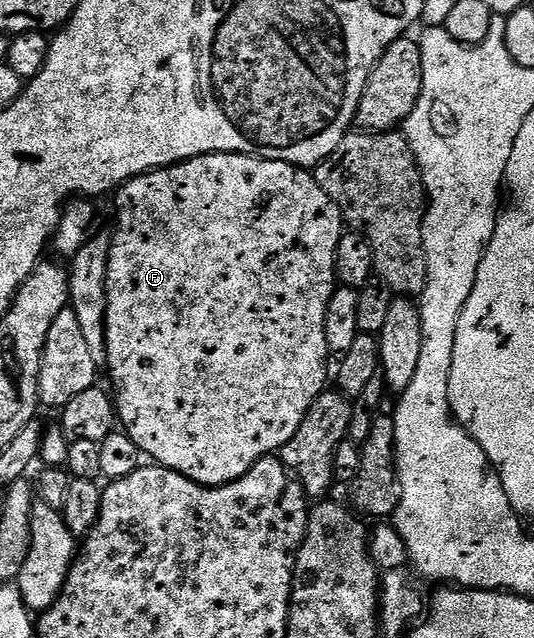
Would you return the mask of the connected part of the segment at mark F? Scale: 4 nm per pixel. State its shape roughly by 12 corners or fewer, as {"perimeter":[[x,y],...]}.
{"perimeter":[[307,169],[119,187],[106,363],[225,486],[326,390],[346,232]]}

